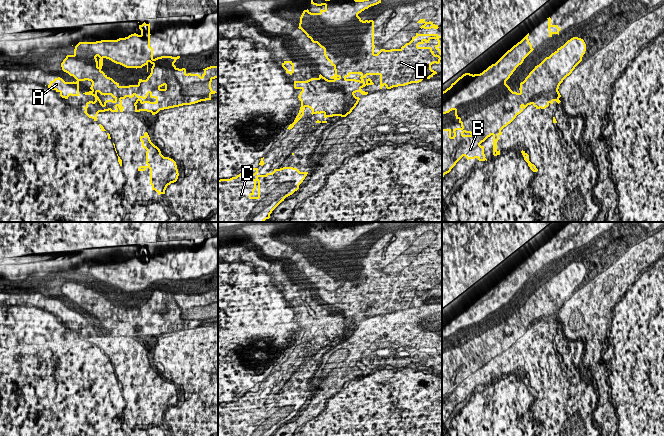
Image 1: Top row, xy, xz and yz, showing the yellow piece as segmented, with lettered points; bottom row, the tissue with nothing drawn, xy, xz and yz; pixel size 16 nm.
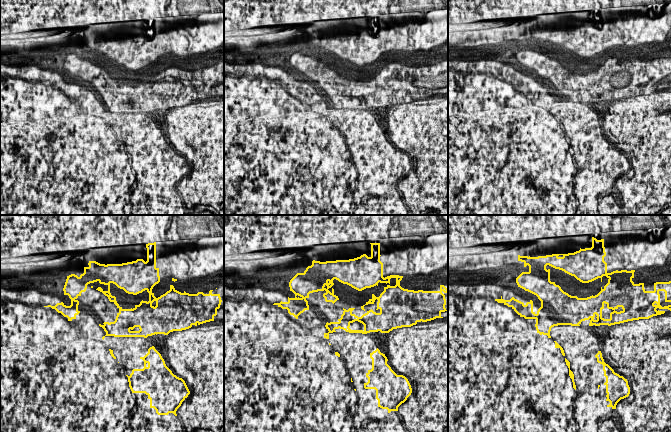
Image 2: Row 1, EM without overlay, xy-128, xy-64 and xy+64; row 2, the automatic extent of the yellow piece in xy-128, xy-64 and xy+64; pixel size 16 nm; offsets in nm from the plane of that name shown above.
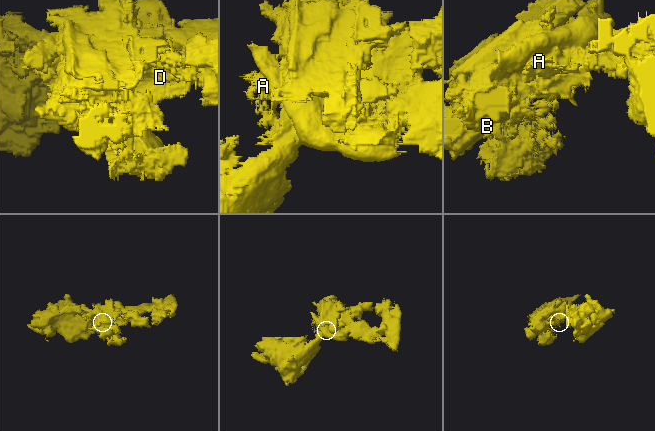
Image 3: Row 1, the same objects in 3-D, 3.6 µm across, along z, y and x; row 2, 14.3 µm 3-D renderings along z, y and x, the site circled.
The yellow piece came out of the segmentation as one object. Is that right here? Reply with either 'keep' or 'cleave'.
cleave

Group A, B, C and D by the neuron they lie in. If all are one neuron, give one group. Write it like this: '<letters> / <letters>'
A C / B D

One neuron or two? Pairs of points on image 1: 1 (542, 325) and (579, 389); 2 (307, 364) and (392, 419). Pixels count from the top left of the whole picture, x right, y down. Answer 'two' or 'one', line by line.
1: one
2: two

